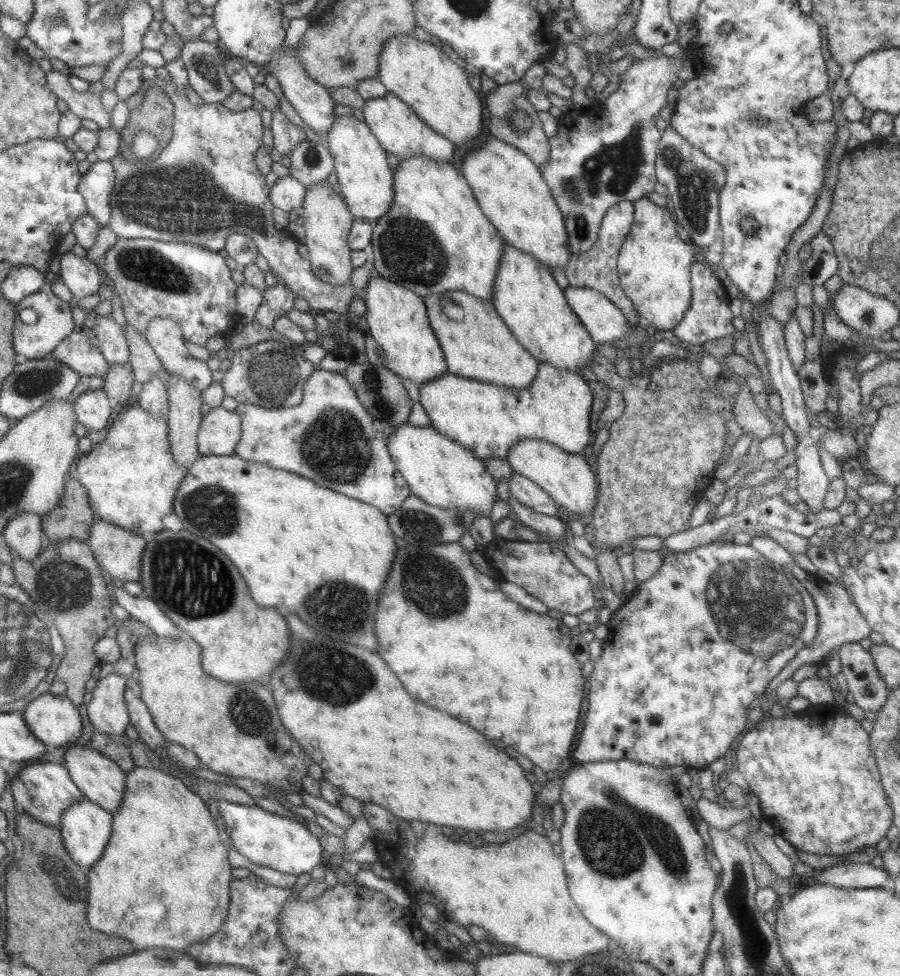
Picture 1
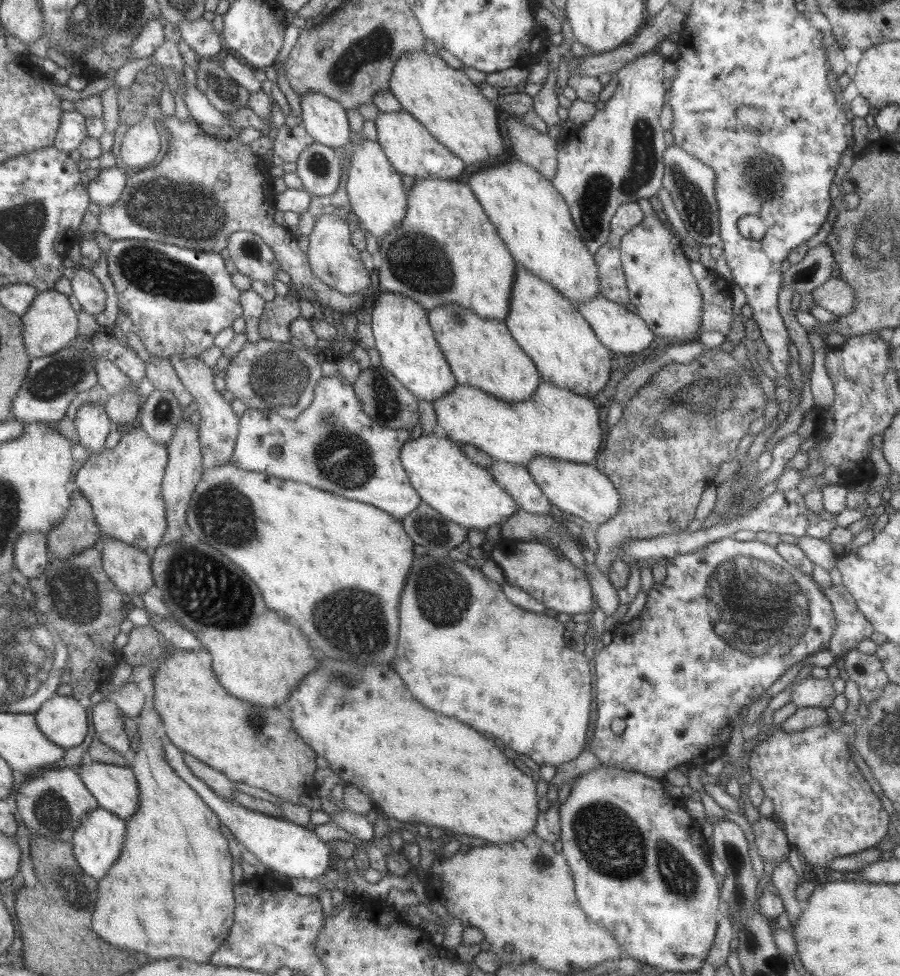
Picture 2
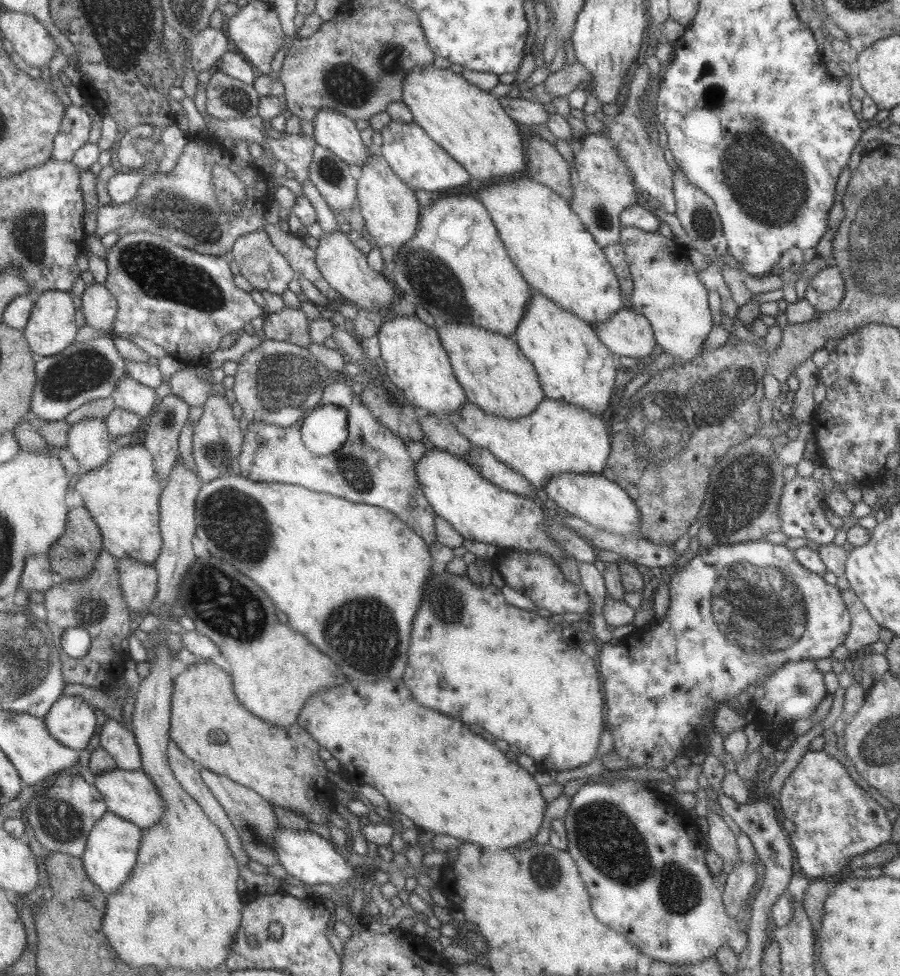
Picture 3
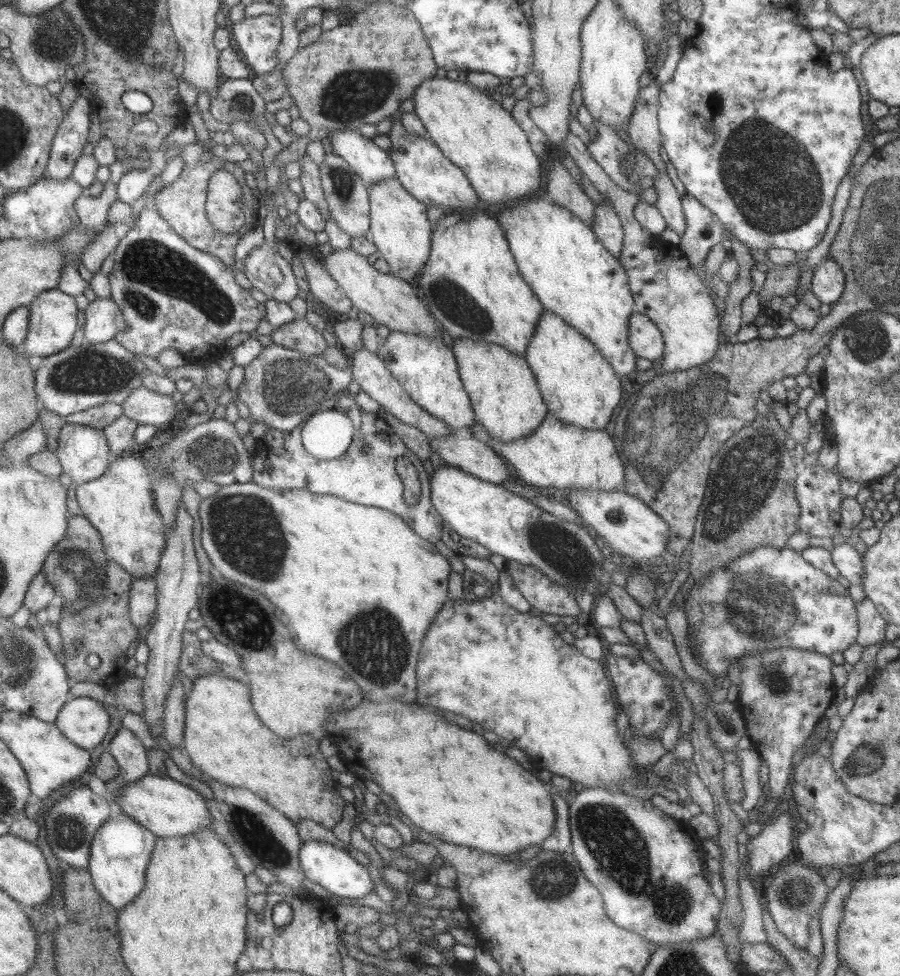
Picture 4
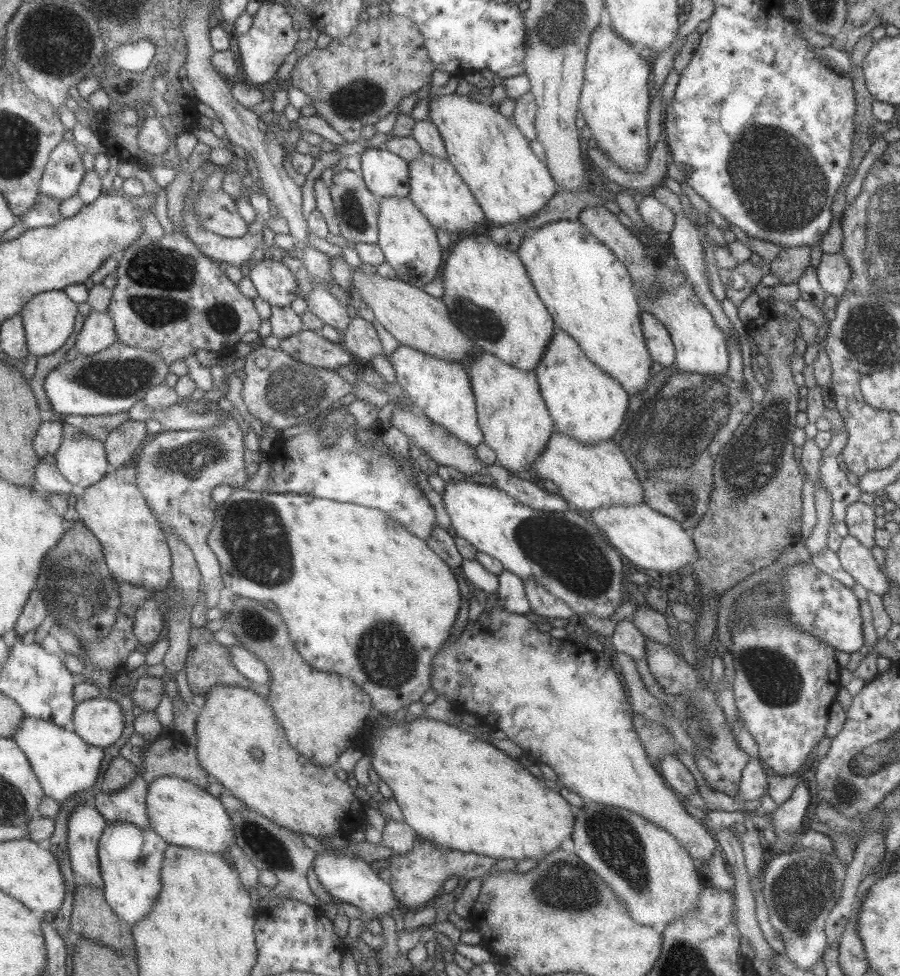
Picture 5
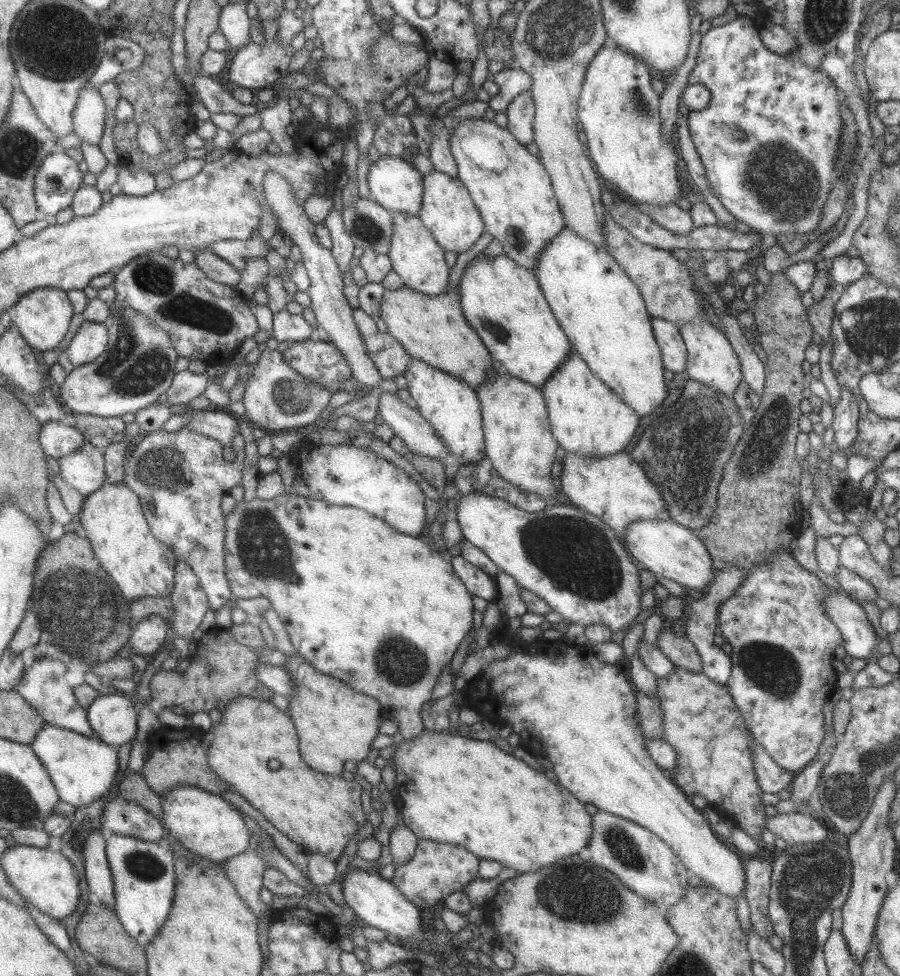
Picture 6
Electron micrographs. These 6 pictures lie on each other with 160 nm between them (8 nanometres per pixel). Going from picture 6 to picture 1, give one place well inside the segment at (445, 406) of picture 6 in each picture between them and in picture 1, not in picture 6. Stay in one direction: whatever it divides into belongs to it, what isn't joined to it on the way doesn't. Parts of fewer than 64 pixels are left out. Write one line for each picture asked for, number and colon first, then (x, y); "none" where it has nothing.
1: (397, 320)
2: (405, 342)
3: (414, 360)
4: (425, 367)
5: (440, 390)

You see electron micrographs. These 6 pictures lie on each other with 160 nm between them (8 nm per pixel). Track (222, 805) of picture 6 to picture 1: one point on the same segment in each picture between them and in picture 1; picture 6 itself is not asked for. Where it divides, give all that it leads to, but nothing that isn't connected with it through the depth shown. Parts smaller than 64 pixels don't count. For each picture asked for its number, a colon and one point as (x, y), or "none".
1: (102, 780)
2: (116, 788)
3: (132, 794)
4: (170, 809)
5: (182, 812)

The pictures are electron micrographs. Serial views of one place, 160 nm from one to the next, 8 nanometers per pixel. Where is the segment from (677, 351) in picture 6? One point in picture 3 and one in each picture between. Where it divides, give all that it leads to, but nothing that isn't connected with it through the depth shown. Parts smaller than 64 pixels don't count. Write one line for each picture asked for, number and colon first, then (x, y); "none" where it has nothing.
3: (626, 333)
4: (644, 339)
5: (657, 340)

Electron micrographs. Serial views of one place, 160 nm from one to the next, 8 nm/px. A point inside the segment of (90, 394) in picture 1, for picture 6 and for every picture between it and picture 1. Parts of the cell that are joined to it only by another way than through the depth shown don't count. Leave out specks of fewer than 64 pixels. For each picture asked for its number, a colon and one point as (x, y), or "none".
2: (94, 424)
3: (90, 443)
4: (85, 455)
5: (84, 461)
6: (85, 469)

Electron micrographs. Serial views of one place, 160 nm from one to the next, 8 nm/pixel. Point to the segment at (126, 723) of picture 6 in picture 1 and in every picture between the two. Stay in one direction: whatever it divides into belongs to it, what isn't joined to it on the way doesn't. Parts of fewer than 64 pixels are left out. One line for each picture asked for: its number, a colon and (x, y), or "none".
1: (55, 719)
2: (64, 719)
3: (72, 721)
4: (84, 720)
5: (100, 722)

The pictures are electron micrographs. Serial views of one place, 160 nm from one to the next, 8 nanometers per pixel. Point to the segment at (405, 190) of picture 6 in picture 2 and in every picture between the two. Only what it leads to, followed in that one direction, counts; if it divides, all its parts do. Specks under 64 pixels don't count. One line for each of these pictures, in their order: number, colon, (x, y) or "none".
2: (323, 118)
3: (331, 129)
4: (372, 164)
5: (385, 174)

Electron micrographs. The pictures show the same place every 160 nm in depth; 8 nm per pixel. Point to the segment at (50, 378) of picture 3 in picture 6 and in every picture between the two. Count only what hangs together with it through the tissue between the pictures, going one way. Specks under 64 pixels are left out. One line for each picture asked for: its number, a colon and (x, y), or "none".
4: (77, 378)
5: (113, 380)
6: (138, 366)

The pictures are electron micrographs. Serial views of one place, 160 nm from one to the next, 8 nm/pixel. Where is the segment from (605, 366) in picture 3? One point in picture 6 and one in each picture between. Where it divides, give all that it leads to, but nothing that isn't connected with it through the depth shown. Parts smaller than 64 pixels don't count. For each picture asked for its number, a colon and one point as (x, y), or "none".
4: (578, 386)
5: (585, 403)
6: (586, 418)

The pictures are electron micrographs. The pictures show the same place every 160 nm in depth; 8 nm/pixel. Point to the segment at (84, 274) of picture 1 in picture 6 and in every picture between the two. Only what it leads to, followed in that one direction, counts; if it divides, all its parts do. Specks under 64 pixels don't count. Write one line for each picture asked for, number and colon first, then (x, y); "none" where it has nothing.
2: (86, 286)
3: (100, 306)
4: (105, 318)
5: (99, 331)
6: (91, 340)

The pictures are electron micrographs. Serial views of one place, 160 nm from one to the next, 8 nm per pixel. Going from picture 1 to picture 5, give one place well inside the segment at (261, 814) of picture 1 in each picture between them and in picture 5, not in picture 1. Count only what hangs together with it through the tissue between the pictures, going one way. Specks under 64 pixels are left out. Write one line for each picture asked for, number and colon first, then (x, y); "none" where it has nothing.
2: (283, 846)
3: (308, 855)
4: (331, 867)
5: (348, 879)

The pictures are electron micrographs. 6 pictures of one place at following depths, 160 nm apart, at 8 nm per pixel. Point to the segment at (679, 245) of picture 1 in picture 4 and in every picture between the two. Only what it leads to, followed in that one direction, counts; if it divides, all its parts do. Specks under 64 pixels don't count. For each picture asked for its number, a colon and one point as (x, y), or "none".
2: (662, 291)
3: (666, 290)
4: (665, 287)

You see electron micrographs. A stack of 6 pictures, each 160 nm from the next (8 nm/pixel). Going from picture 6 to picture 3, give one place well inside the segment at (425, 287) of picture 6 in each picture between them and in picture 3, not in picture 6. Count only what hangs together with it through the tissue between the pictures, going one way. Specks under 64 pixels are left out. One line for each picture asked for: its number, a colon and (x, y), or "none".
3: (390, 210)
4: (398, 227)
5: (408, 241)

